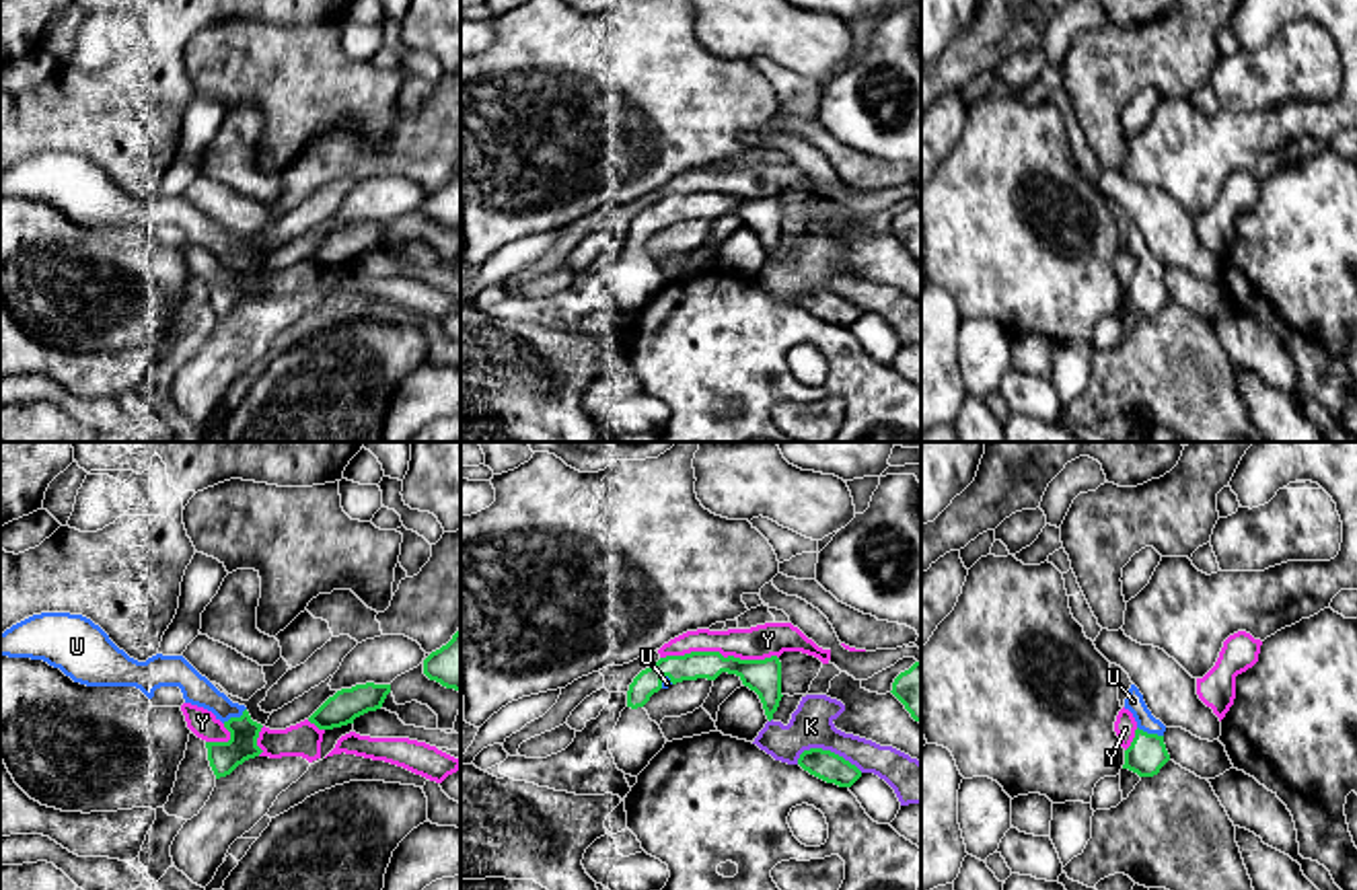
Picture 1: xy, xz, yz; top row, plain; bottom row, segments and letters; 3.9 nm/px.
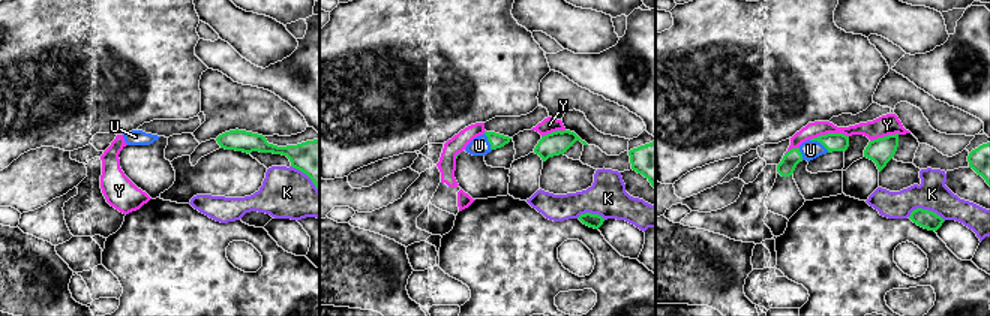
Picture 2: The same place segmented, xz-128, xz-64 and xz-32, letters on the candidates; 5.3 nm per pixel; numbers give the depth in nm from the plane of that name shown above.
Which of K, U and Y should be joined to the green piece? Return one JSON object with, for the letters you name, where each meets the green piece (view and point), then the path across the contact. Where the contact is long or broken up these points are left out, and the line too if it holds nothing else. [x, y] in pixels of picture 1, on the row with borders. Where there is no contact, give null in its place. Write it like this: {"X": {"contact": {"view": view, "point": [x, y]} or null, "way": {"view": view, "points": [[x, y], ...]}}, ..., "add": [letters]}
{"U": {"contact": {"view": "yz", "point": [1150, 734]}, "way": {"view": "yz", "points": [[1146, 755], [1150, 734], [1133, 701]]}}, "add": ["U"]}

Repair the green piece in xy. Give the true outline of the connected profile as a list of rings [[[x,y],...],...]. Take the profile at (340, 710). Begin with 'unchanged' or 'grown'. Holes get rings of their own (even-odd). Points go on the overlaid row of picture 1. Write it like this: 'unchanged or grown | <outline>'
unchanged | [[[356,684],[352,689],[341,689],[329,697],[310,717],[319,730],[333,730],[354,724],[356,717],[376,711],[382,707],[391,684]]]

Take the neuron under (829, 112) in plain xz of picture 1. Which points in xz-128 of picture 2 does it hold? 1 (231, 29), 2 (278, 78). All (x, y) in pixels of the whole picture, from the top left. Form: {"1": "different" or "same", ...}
{"1": "different", "2": "same"}

